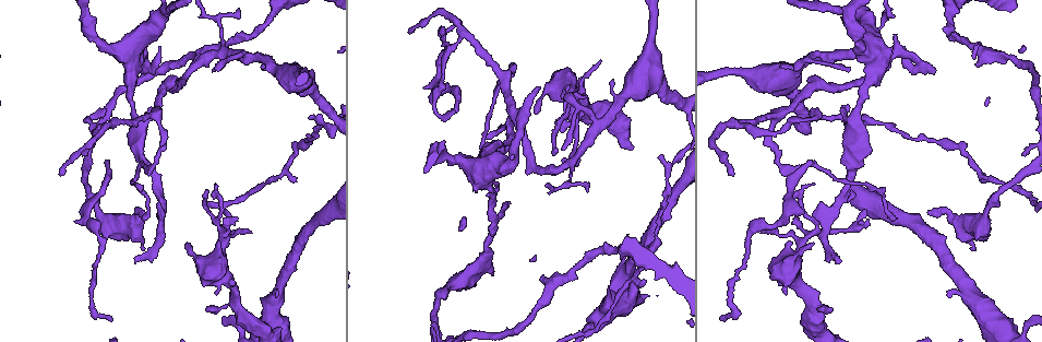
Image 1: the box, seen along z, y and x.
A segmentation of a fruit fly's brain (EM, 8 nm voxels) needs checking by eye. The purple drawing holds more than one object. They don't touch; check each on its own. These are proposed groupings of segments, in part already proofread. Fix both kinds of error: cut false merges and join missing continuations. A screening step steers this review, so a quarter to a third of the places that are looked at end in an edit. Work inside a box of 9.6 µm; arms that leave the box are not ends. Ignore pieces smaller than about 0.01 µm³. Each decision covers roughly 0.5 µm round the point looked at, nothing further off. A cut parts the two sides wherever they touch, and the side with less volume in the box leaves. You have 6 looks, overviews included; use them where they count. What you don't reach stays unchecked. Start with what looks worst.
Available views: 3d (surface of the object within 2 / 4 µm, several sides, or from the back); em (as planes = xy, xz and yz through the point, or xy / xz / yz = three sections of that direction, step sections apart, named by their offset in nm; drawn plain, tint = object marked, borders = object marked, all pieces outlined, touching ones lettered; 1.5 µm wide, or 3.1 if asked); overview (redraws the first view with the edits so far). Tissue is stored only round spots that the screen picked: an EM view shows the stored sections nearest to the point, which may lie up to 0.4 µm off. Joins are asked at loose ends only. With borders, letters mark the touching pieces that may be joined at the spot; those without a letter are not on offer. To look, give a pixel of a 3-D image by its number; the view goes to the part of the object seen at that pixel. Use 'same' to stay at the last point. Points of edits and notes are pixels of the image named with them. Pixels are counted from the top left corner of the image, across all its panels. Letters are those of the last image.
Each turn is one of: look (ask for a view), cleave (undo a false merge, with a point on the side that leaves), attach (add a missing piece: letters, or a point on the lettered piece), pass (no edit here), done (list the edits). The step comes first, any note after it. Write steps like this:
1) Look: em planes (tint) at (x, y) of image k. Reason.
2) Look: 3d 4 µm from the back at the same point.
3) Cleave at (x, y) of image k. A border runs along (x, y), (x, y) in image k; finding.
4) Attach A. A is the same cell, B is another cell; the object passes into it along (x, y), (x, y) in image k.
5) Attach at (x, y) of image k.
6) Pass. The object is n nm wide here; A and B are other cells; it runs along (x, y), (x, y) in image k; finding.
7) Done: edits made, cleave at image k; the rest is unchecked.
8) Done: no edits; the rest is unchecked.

Look: 3d 4 µm at (105, 162) of image 1. Branch stops here.

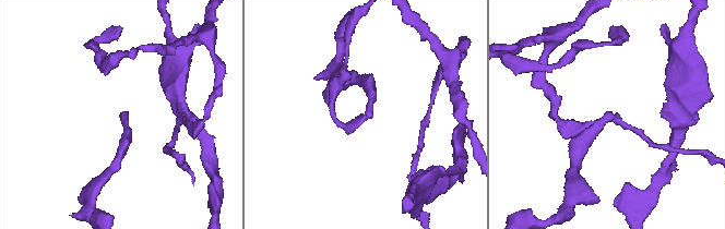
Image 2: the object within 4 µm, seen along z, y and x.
Look: em planes (borders) at (613, 117) of image 2. Need the tissue.

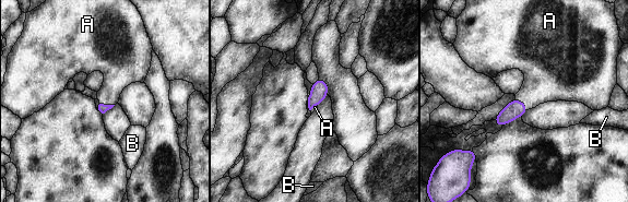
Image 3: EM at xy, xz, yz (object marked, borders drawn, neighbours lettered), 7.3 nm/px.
Attach A. A is the same cell, B is another cell; the object passes into it along (516, 108), (523, 103), (546, 78) in image 3; it goes on there.

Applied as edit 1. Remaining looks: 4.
Look: overview.

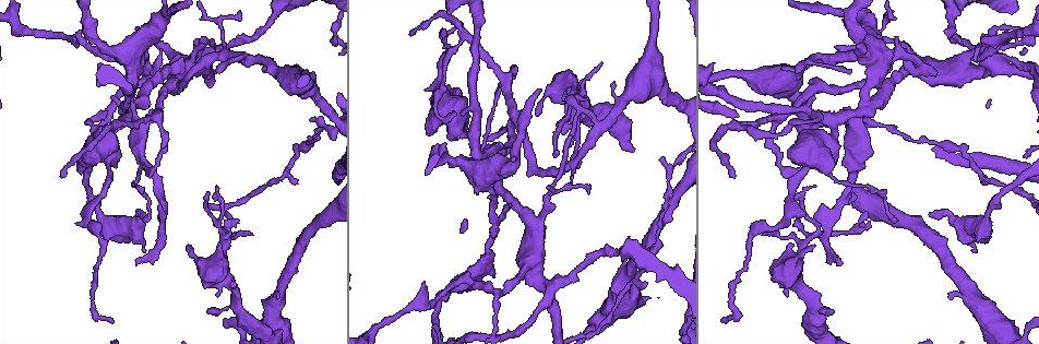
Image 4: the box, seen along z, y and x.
Look: em planes (borders) at (141, 74) of image 4. Tapers out.

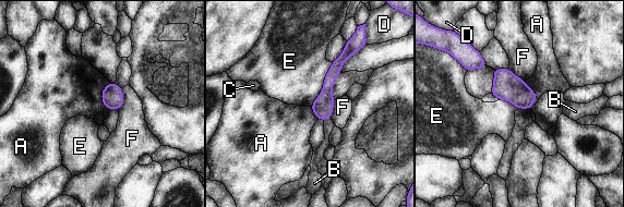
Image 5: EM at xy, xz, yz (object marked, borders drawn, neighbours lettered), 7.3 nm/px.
Attach B. B is the same cell, A, C, D, E and F are other cells; the object passes into it along (323, 106), (326, 119), (328, 124) in image 5; it goes on there.

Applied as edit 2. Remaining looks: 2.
Look: overview. Redraw.

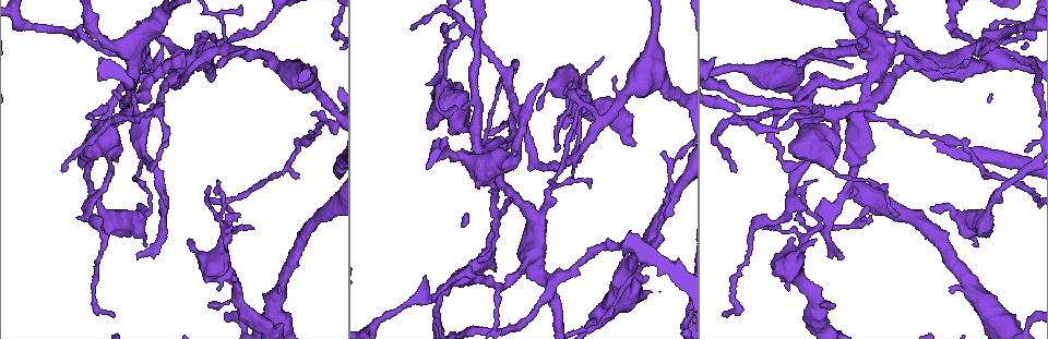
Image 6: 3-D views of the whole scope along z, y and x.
Look: em planes (borders) at (824, 302) of image 6. Free end.

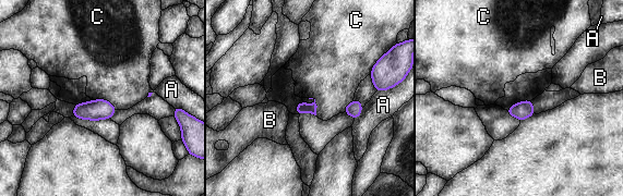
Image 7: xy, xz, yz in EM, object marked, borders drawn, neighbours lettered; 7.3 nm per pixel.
Pass. A, B and C are other cells; none of them fits.

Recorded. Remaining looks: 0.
Done: edits made, attach at image 3, attach at image 5; the rest is unchecked.

